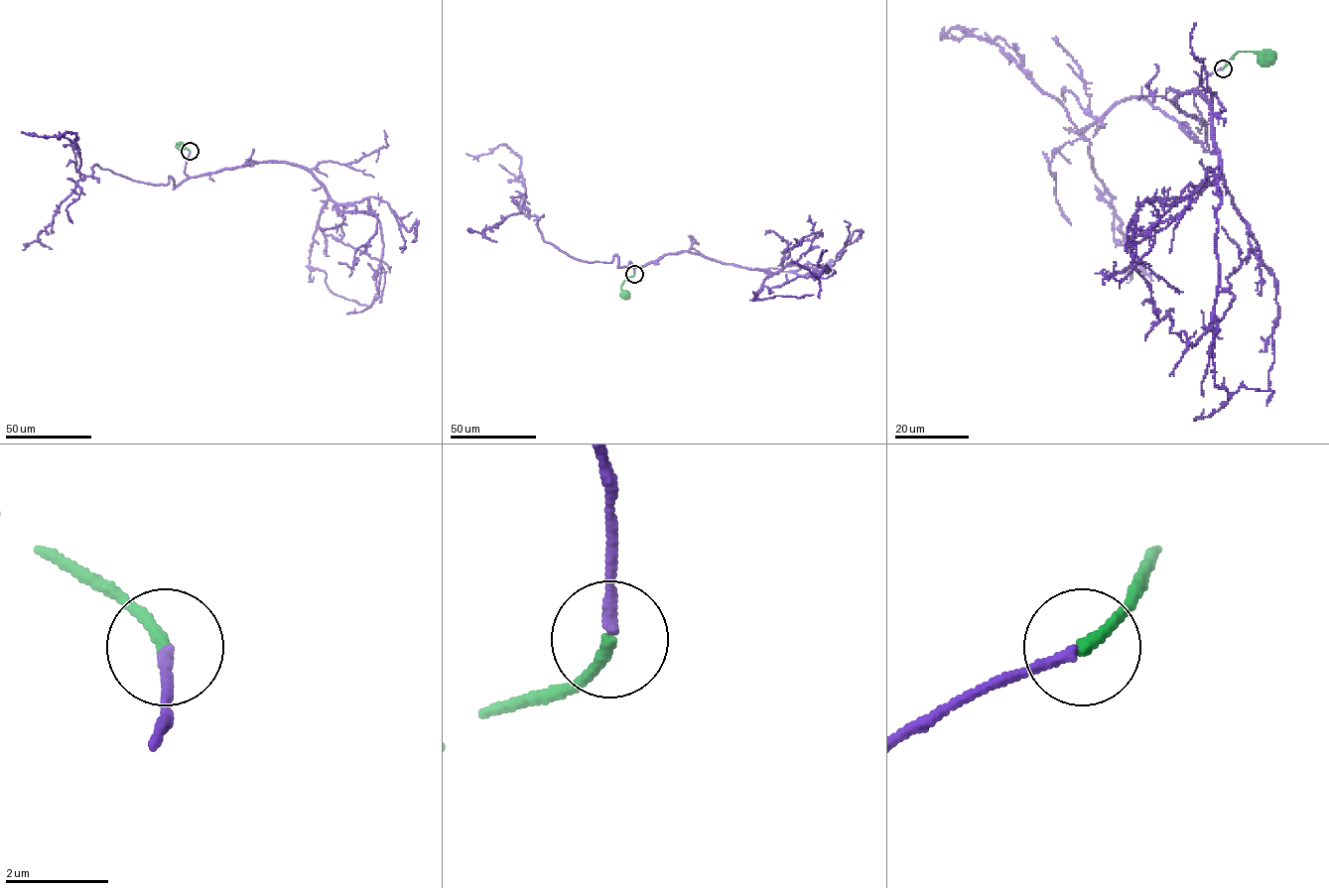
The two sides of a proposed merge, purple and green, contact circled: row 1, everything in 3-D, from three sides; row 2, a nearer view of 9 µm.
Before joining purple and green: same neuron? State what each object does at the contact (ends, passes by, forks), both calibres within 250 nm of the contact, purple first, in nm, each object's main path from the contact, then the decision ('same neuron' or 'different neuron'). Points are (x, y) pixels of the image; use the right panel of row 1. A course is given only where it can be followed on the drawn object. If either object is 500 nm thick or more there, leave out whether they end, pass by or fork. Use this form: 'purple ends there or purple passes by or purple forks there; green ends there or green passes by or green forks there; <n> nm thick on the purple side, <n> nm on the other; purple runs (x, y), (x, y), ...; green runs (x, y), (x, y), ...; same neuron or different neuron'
purple ends there; green ends there; 200 nm thick on the purple side, 240 nm on the other; purple runs (1222, 68), (1207, 124), (1174, 101), (1210, 105), (1220, 167), (1228, 401), (1195, 419); green runs (1222, 68), (1239, 51), (1262, 53), (1266, 57); same neuron

